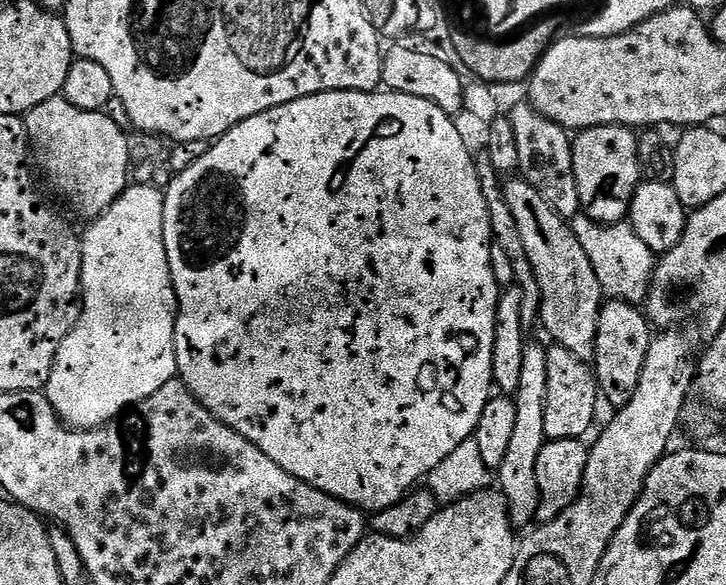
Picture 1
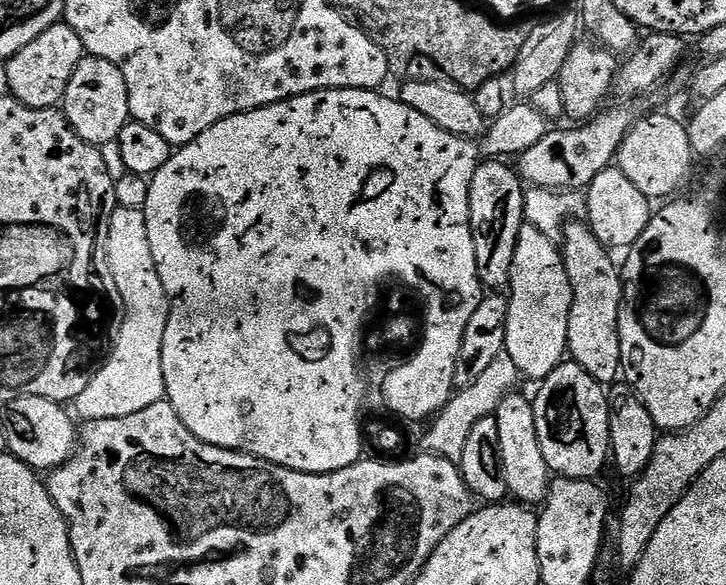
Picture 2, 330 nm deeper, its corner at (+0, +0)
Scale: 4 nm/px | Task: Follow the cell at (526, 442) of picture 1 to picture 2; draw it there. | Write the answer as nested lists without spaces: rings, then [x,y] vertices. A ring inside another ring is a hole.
[[[525,222],[520,227],[518,242],[514,250],[514,266],[512,267],[512,282],[507,293],[510,314],[506,314],[506,355],[518,366],[523,377],[539,382],[547,378],[560,364],[565,363],[569,355],[568,323],[572,309],[572,287],[566,274],[563,251],[558,247],[553,237],[546,235],[537,226]]]

